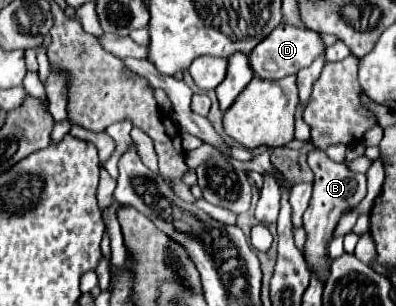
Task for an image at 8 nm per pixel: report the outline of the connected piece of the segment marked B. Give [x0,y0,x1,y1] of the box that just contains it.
[304,143,366,279]

